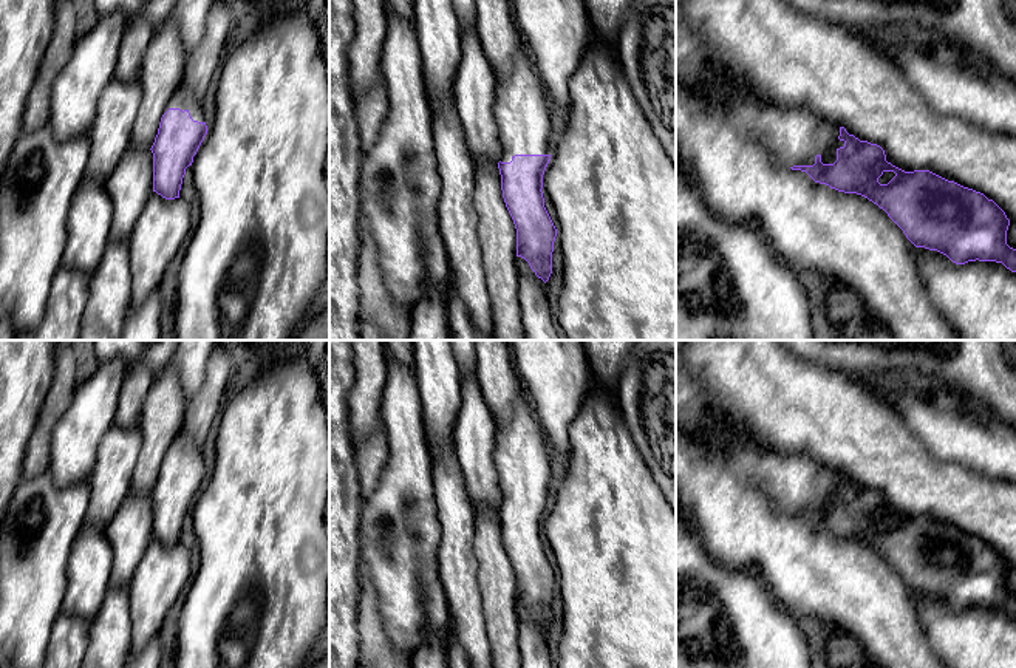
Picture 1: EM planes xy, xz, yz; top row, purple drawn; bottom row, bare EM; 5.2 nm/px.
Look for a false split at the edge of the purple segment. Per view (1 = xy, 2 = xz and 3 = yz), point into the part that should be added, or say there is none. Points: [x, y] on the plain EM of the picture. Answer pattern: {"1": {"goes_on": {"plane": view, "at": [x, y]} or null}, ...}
{"1": {"goes_on": {"plane": "xy", "at": [180, 447]}}, "2": {"goes_on": {"plane": "xz", "at": [521, 455]}}, "3": {"goes_on": {"plane": "yz", "at": [792, 483]}}}

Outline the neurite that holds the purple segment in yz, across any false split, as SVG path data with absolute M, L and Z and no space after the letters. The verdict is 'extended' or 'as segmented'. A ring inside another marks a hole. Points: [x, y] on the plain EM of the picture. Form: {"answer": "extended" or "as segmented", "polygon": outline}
{"answer": "extended", "polygon": "M707 410L701 416L701 425L704 438L697 447L705 456L733 467L742 481L756 486L767 496L775 510L806 518L815 529L838 538L868 544L888 560L915 594L937 597L956 611L996 608L1016 619L1016 595L1007 591L1010 566L984 540L929 516L905 518L886 507L880 492L860 487L844 473L821 465L806 453L773 448L744 424L736 428L730 414Z"}

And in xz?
{"answer": "extended", "polygon": "M524 391L513 404L509 424L496 430L493 461L503 493L501 507L498 509L501 537L517 575L517 603L524 605L535 622L546 629L552 620L552 598L557 575L544 554L541 535L543 521L552 499L554 481L549 445Z"}

